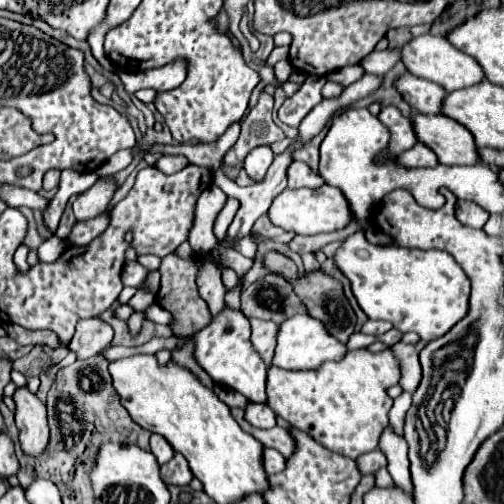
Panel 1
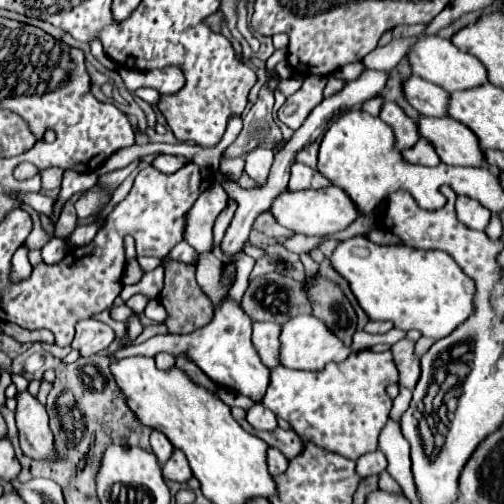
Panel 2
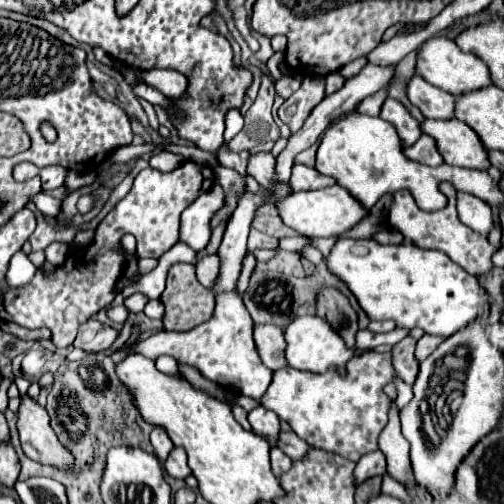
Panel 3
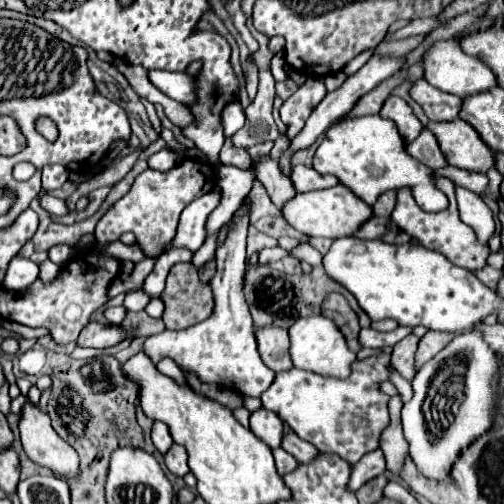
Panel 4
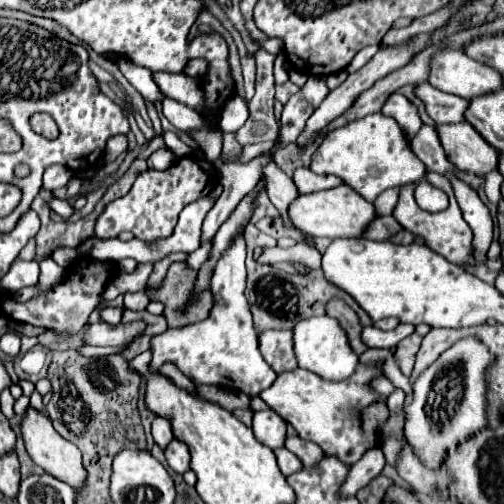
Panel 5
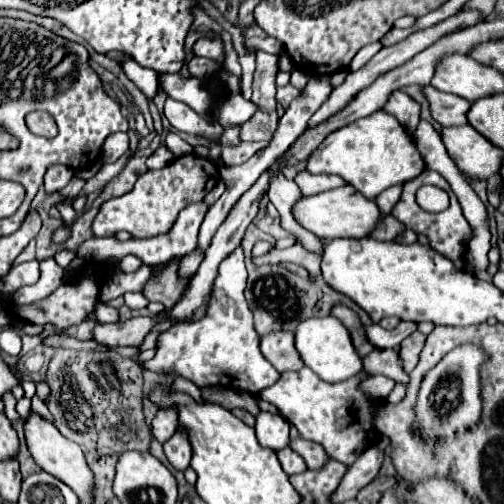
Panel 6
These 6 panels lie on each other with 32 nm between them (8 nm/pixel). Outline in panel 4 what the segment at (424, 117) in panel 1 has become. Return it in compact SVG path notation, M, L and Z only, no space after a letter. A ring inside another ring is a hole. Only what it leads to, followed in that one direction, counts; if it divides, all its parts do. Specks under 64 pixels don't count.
M428 122L424 128L428 128L438 144L440 150L450 166L464 168L470 172L488 172L494 166L492 150L488 150L486 144L482 144L478 132L462 122Z

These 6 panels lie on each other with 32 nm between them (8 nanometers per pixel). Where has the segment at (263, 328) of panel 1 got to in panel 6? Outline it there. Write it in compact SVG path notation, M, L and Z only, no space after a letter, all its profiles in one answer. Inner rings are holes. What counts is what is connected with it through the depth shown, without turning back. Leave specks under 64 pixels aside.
M270 332L260 338L260 350L264 358L278 370L300 370L300 356L296 356L292 332Z

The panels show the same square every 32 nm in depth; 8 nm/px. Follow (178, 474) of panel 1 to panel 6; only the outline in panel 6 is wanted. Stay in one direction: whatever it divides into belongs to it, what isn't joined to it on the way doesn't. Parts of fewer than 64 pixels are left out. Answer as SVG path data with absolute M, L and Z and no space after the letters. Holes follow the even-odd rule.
M176 432L172 436L172 440L168 440L168 444L164 444L164 452L168 462L184 472L190 466L190 456L192 456L192 446L188 446L188 438L184 436L184 432Z

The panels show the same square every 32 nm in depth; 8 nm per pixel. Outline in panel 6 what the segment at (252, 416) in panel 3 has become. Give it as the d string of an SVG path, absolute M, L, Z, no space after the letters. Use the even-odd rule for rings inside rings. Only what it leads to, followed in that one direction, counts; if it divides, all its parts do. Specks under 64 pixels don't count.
M258 412L254 424L258 442L270 450L280 450L288 446L288 428L288 422L272 412Z

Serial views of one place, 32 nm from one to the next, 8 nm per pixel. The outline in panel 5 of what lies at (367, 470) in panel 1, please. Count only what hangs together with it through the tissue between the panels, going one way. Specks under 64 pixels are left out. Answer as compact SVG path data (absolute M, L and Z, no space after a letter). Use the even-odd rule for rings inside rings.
M380 448L368 450L354 466L350 466L348 480L342 486L342 494L354 496L362 486L366 486L372 478L376 478L382 472L384 464L386 464L386 460L384 460L384 454Z

